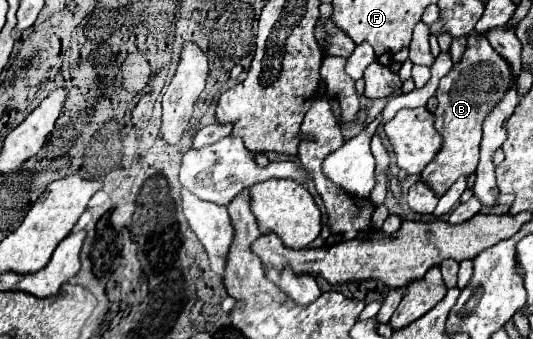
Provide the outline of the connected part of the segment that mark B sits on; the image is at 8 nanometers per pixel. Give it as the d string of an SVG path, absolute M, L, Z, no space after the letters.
M469 34L467 50L461 56L461 62L451 68L451 72L441 78L435 98L439 106L435 110L435 130L441 134L443 144L437 156L423 168L421 182L425 182L437 196L443 196L455 180L469 176L479 162L479 144L481 144L481 124L489 114L489 108L497 104L497 98L505 94L511 84L511 70L485 36Z

